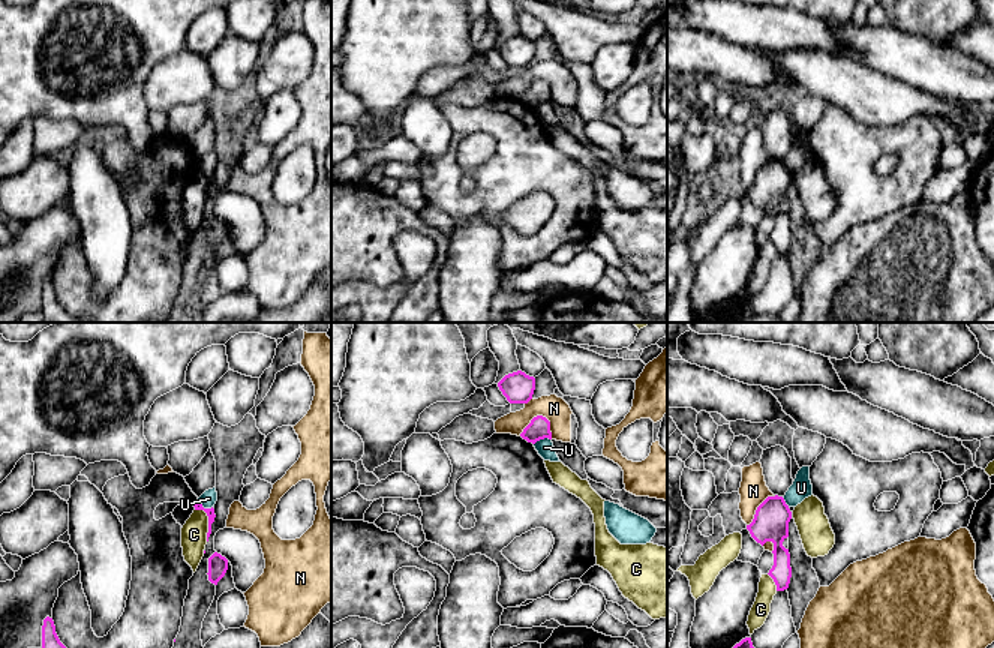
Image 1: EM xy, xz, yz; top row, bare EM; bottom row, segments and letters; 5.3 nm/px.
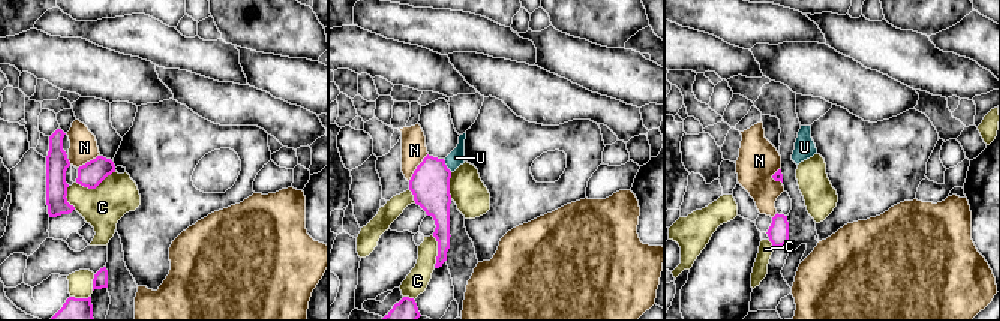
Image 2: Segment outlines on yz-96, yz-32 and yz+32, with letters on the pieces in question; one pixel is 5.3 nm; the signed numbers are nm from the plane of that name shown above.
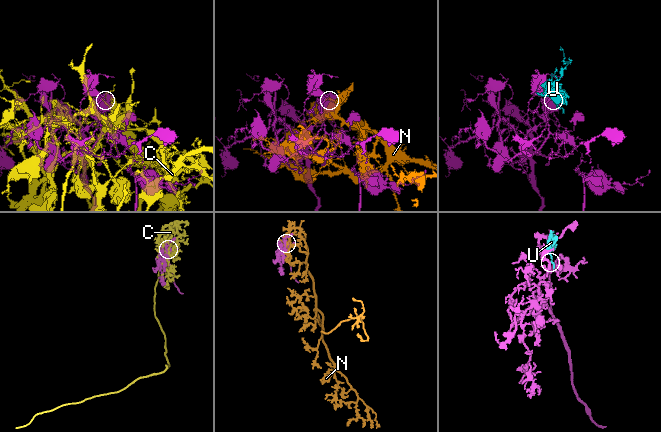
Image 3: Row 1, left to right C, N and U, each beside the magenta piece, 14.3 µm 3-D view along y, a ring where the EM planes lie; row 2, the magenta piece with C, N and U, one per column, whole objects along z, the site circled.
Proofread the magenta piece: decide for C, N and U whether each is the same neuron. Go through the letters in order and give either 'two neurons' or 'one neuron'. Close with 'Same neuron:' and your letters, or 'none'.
C: two neurons
N: two neurons
U: two neurons
Same neuron: none

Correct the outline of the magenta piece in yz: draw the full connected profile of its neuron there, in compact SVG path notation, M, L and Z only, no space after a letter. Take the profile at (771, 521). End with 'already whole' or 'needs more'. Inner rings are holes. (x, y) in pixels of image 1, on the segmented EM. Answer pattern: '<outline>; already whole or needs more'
M768 496L756 510L754 519L747 530L751 537L762 546L766 542L774 543L774 566L769 570L769 576L777 585L777 591L789 588L792 578L790 554L783 546L783 542L789 537L789 522L792 512L783 496Z; already whole

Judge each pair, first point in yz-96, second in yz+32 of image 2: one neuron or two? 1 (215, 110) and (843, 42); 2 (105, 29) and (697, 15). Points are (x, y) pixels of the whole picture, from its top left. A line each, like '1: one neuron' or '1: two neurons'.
1: two neurons
2: one neuron

